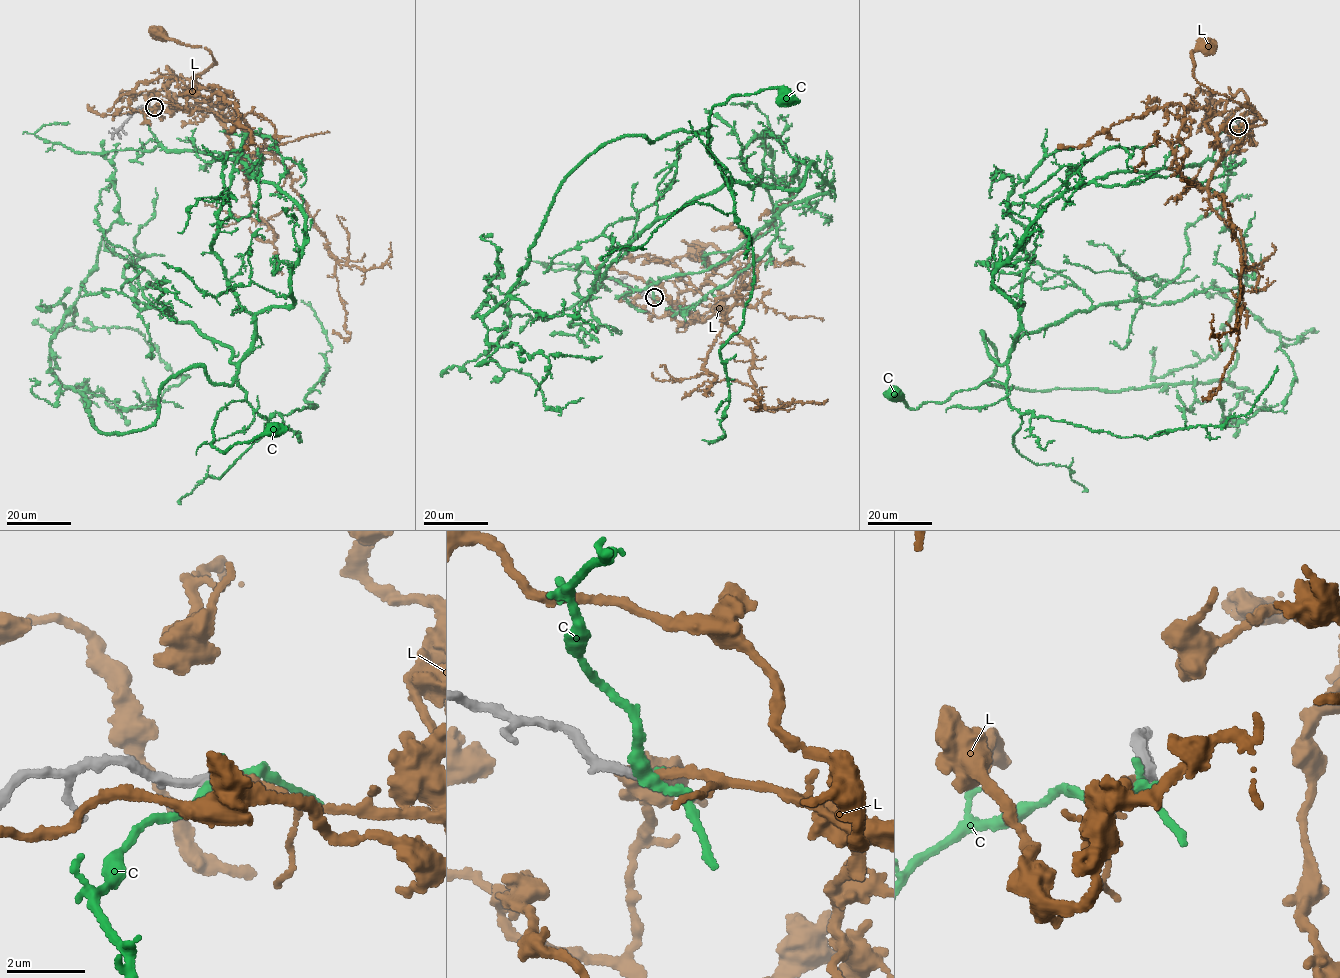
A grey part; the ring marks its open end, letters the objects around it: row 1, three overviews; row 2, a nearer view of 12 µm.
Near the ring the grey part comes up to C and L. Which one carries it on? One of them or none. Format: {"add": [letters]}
{"add": ["L"]}

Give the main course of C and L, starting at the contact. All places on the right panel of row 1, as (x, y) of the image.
C: (1238, 126), (1201, 164), (1107, 174), (1047, 205), (993, 275), (1024, 304), (1007, 381), (911, 409), (893, 396)
L: (1238, 126), (1233, 133), (1238, 142), (1244, 131), (1264, 120), (1194, 77), (1192, 52), (1206, 44)

